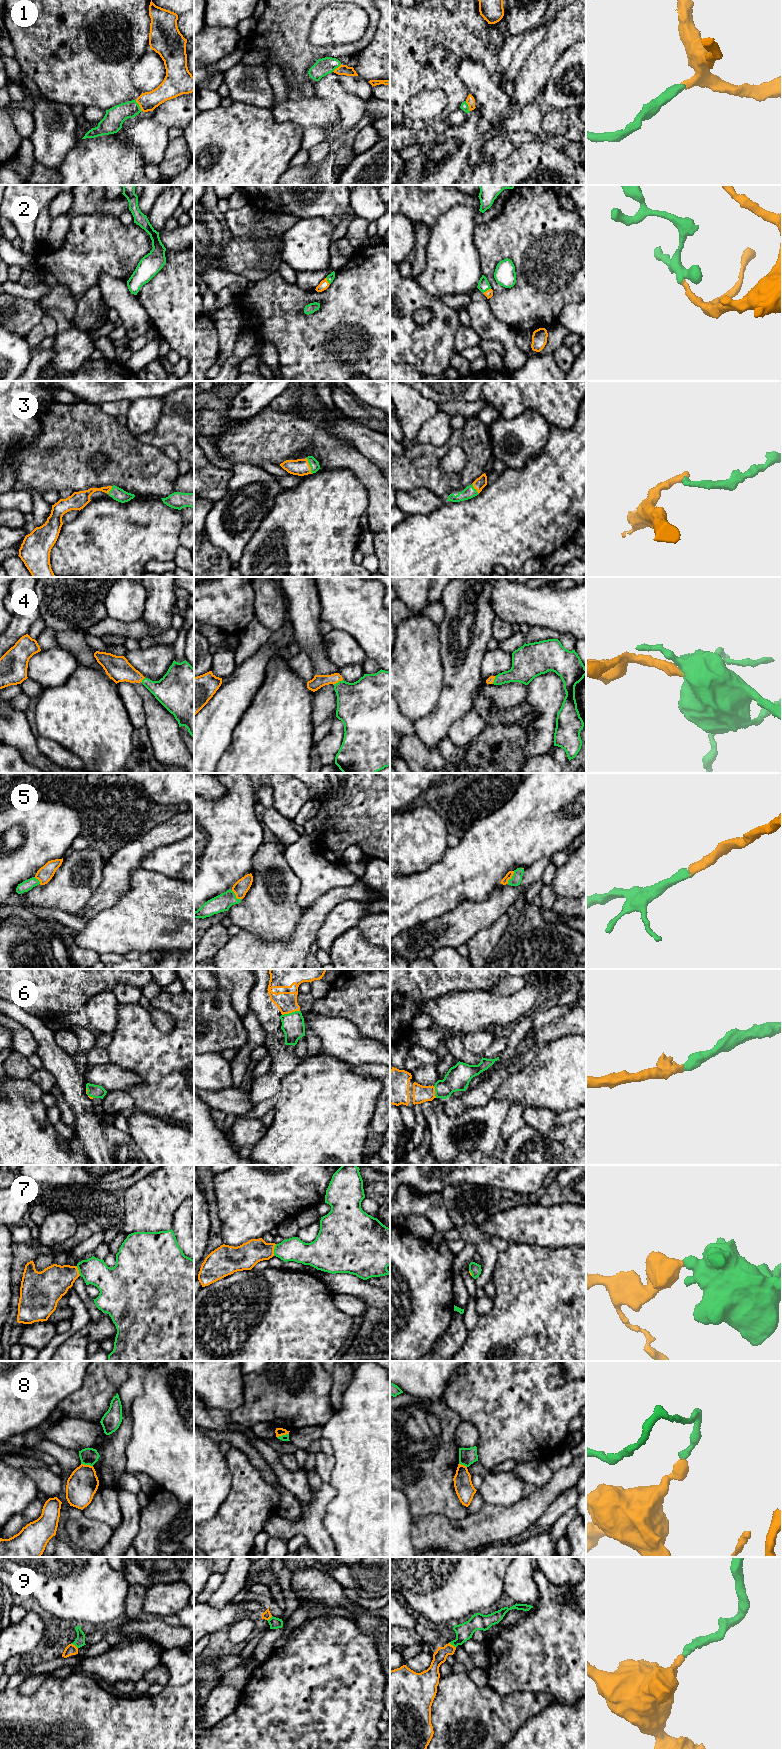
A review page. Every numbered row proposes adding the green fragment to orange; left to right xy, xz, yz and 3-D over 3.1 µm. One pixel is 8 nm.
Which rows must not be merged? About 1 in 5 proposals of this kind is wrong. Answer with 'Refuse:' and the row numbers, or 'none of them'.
Refuse: 8

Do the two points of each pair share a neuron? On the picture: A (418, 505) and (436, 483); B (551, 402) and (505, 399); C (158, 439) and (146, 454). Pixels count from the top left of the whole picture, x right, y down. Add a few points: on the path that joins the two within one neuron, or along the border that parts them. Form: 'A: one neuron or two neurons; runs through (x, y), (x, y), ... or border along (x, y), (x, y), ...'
A: two neurons; border along (405, 491), (425, 488), (445, 501)
B: one neuron; runs through (540, 399), (516, 399)
C: two neurons; border along (136, 438), (161, 450)

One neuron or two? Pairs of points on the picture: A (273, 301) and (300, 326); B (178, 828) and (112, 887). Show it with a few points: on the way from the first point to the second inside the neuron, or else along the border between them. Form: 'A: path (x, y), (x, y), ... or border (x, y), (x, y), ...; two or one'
A: path (280, 308), (293, 321); one
B: path (159, 836), (148, 842), (122, 868); one

